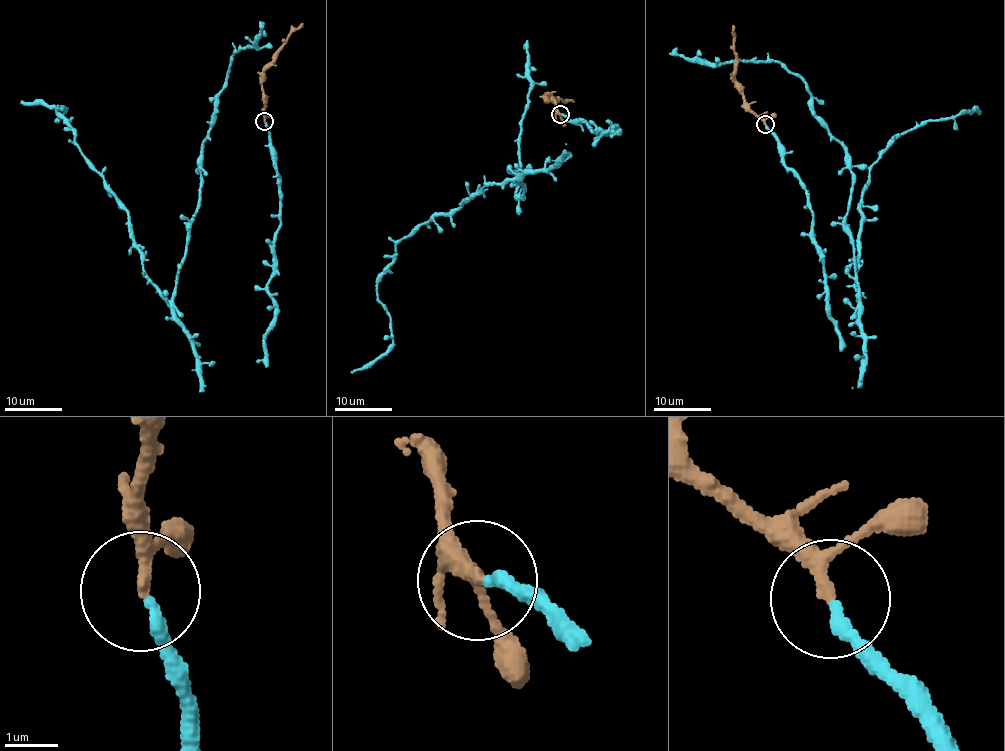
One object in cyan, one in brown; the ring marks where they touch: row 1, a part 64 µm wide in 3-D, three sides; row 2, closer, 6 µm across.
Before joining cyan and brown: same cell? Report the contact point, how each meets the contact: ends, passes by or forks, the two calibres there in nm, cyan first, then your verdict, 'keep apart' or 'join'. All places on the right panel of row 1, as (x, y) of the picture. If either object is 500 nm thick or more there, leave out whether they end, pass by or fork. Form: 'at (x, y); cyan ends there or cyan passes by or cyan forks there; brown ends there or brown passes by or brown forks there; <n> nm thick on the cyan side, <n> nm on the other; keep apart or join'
at (765, 124); cyan ends there; brown passes by; 240 nm thick on the cyan side, 190 nm on the other; join

